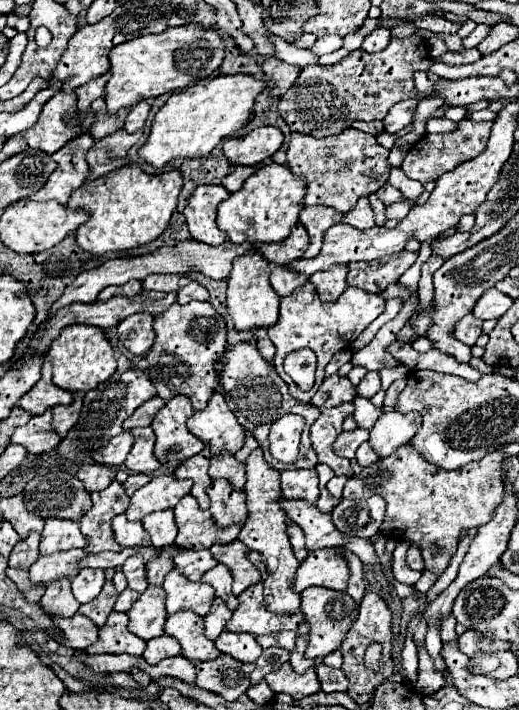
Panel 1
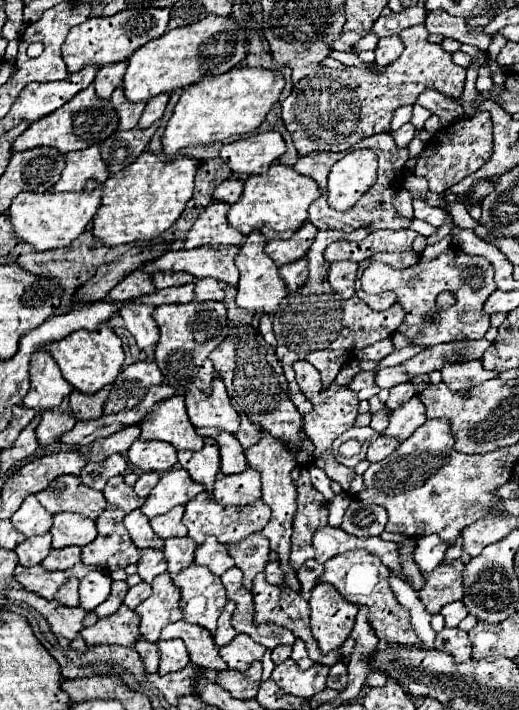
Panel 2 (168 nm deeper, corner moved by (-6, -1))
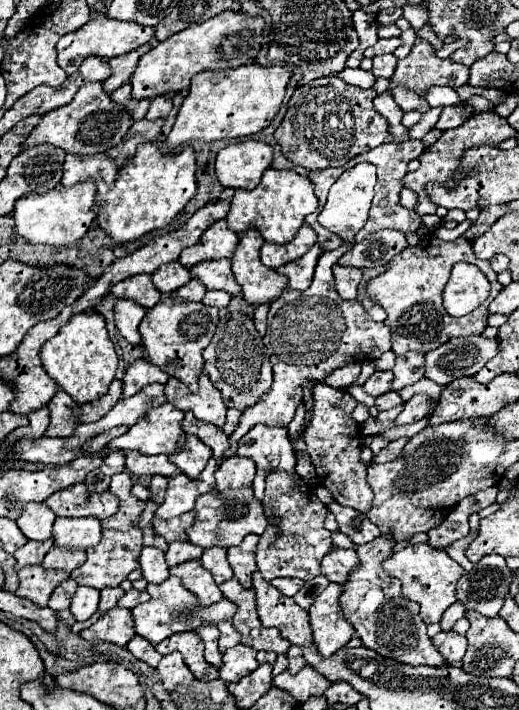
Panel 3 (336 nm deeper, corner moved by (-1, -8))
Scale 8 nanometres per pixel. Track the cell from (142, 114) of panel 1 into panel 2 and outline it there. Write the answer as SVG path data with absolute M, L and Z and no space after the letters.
M160 94L160 96L148 100L148 104L146 104L146 108L144 108L144 112L142 112L140 120L138 120L138 126L148 128L156 120L160 120L160 116L162 116L162 112L166 108L166 102L168 102L168 94Z

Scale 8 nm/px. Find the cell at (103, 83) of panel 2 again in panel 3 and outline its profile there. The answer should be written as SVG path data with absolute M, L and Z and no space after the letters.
M147 43L147 45L143 45L143 47L139 47L139 49L133 49L133 51L129 51L129 53L121 55L121 57L111 59L111 61L109 61L109 67L111 67L111 71L113 71L113 77L103 83L103 85L107 87L107 91L113 93L119 85L127 83L127 81L131 79L133 71L135 71L135 67L137 67L137 61L139 61L149 49L153 49L153 43Z

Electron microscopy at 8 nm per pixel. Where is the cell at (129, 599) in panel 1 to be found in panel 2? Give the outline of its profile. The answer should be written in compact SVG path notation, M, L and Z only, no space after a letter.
M140 582L140 584L136 584L136 586L132 586L132 588L128 590L128 594L126 594L126 598L124 598L124 604L134 610L140 602L144 602L144 600L150 596L150 592L152 592L150 584Z

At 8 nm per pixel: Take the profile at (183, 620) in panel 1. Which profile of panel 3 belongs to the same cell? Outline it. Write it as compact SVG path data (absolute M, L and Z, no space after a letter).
M177 633L175 637L169 637L167 641L161 641L155 647L161 655L169 655L173 651L179 651L183 655L185 665L191 669L195 679L199 681L213 681L217 679L217 669L207 665L203 657L203 641L197 633Z

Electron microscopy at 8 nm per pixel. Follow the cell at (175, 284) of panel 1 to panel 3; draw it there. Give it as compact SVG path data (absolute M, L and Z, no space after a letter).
M167 263L161 265L155 273L153 273L153 283L155 287L163 293L163 295L171 295L173 291L177 291L179 287L183 287L187 281L191 281L191 273L189 269L185 269L181 263Z

